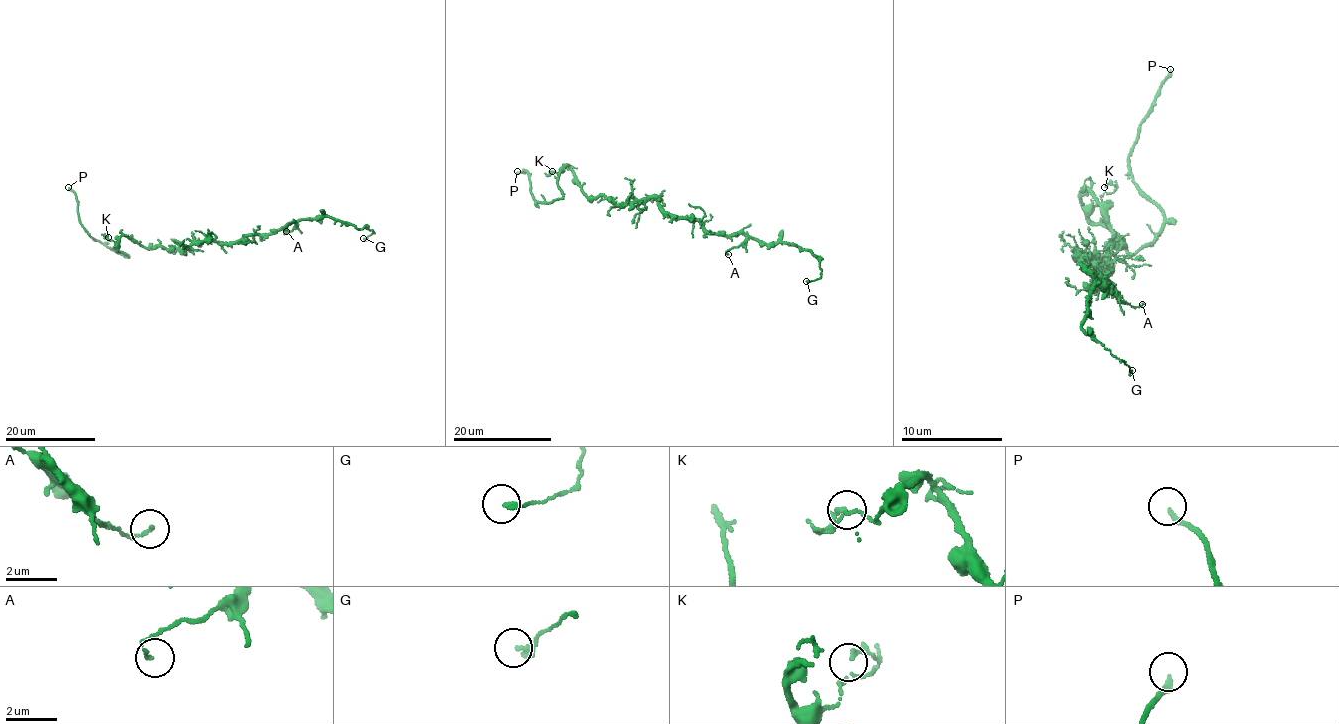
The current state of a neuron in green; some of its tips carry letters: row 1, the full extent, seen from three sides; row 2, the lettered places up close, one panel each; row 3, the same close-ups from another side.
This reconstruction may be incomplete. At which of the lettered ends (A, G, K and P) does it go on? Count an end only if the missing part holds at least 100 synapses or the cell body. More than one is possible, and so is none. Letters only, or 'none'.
P

